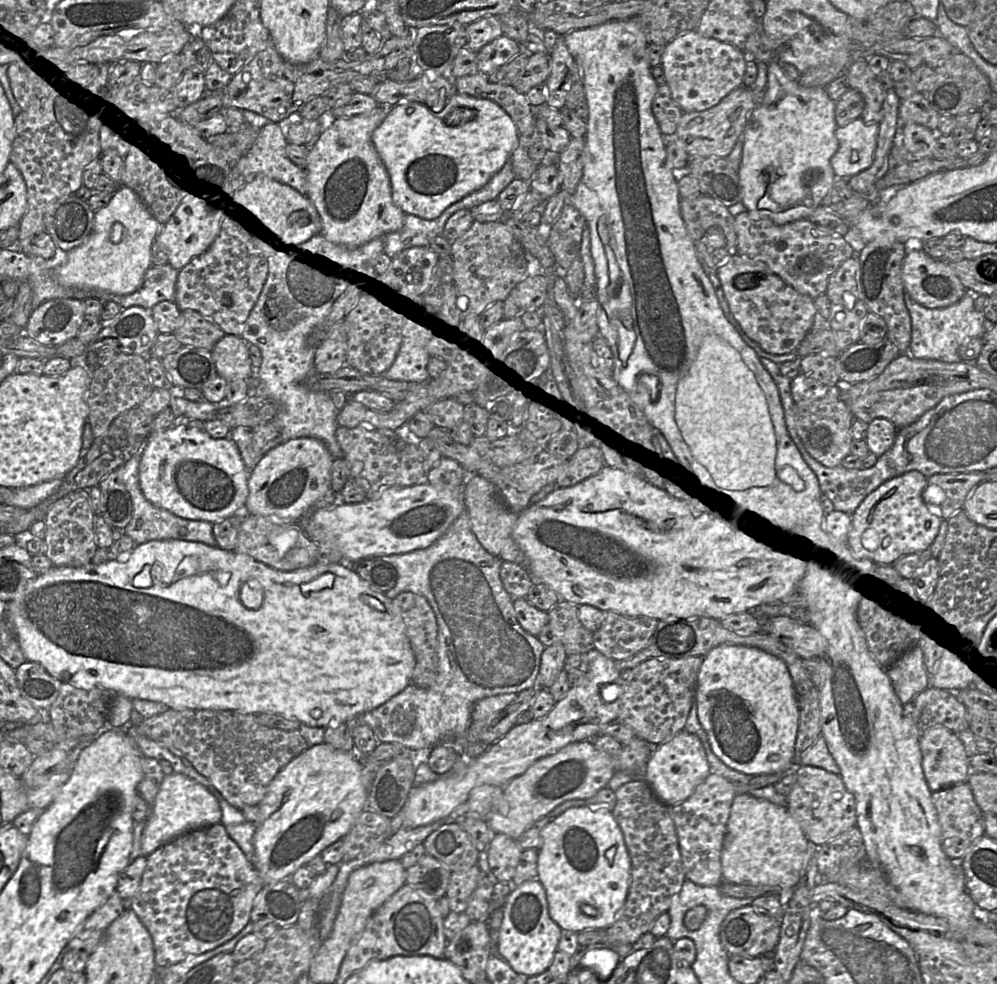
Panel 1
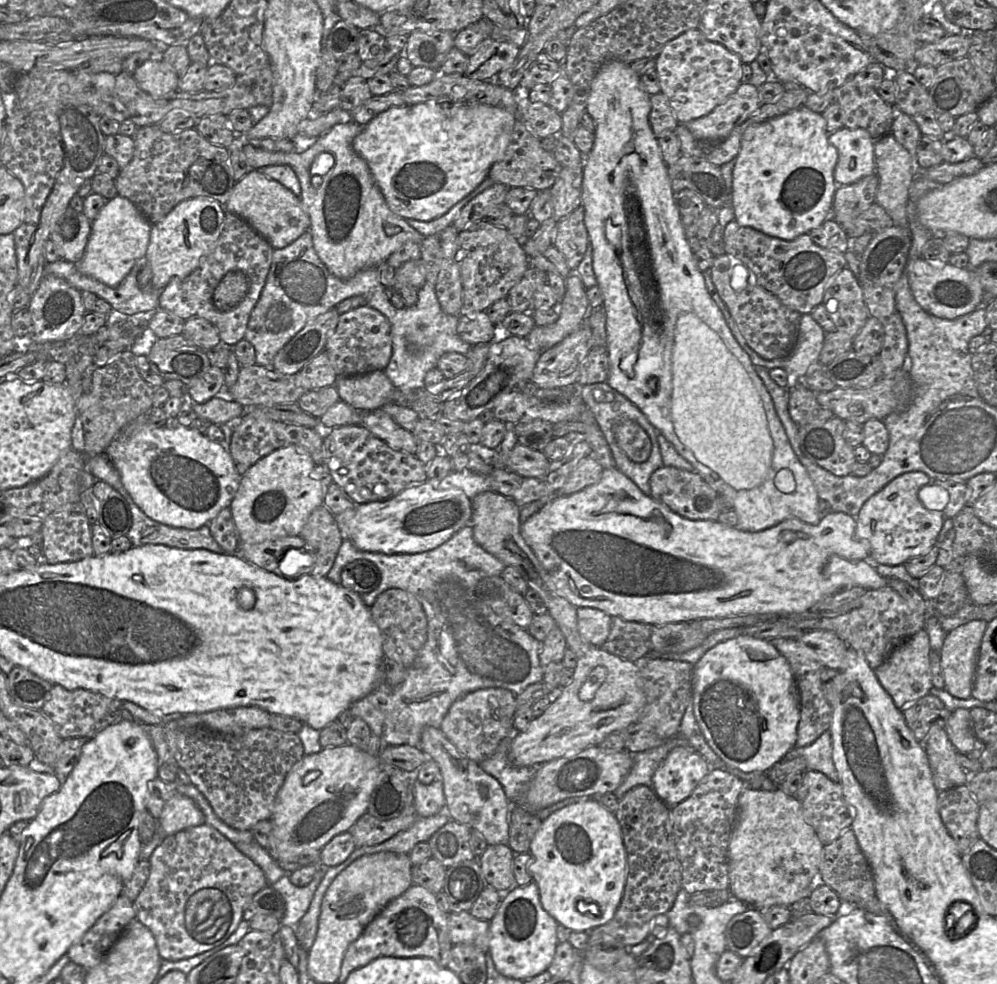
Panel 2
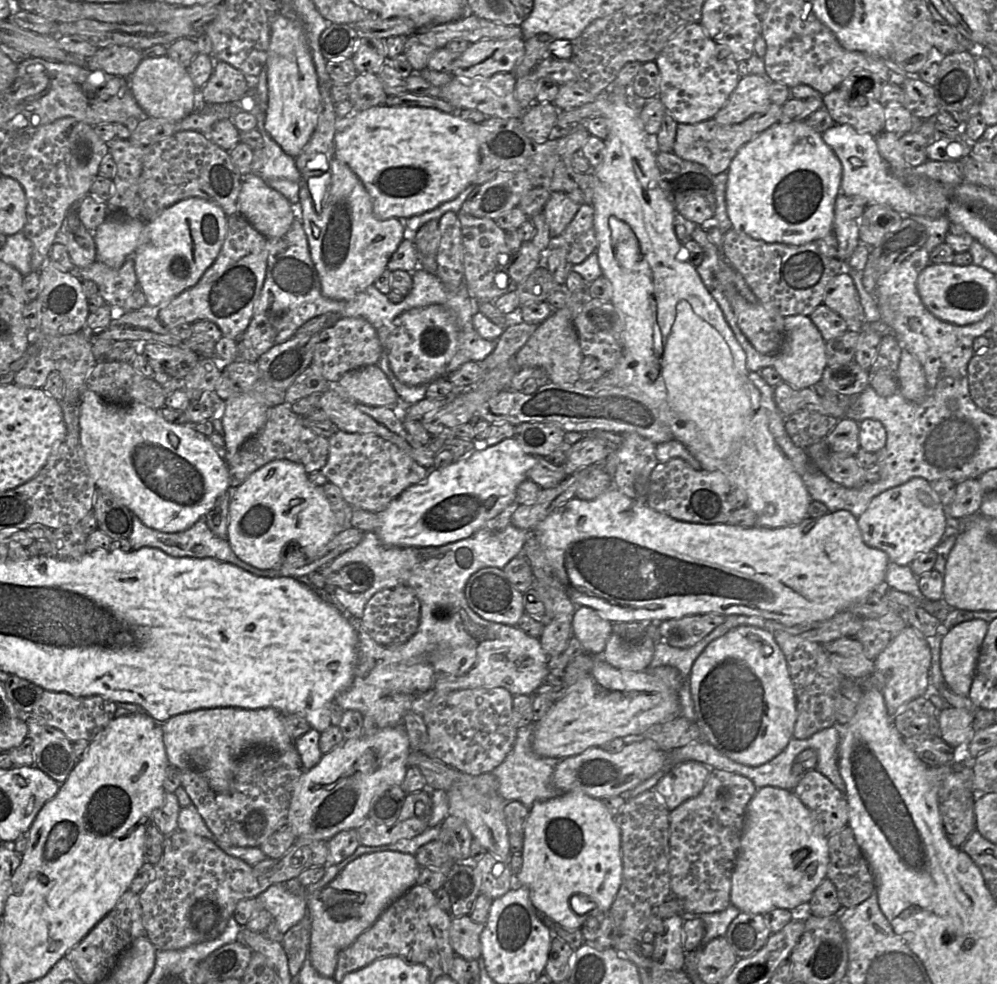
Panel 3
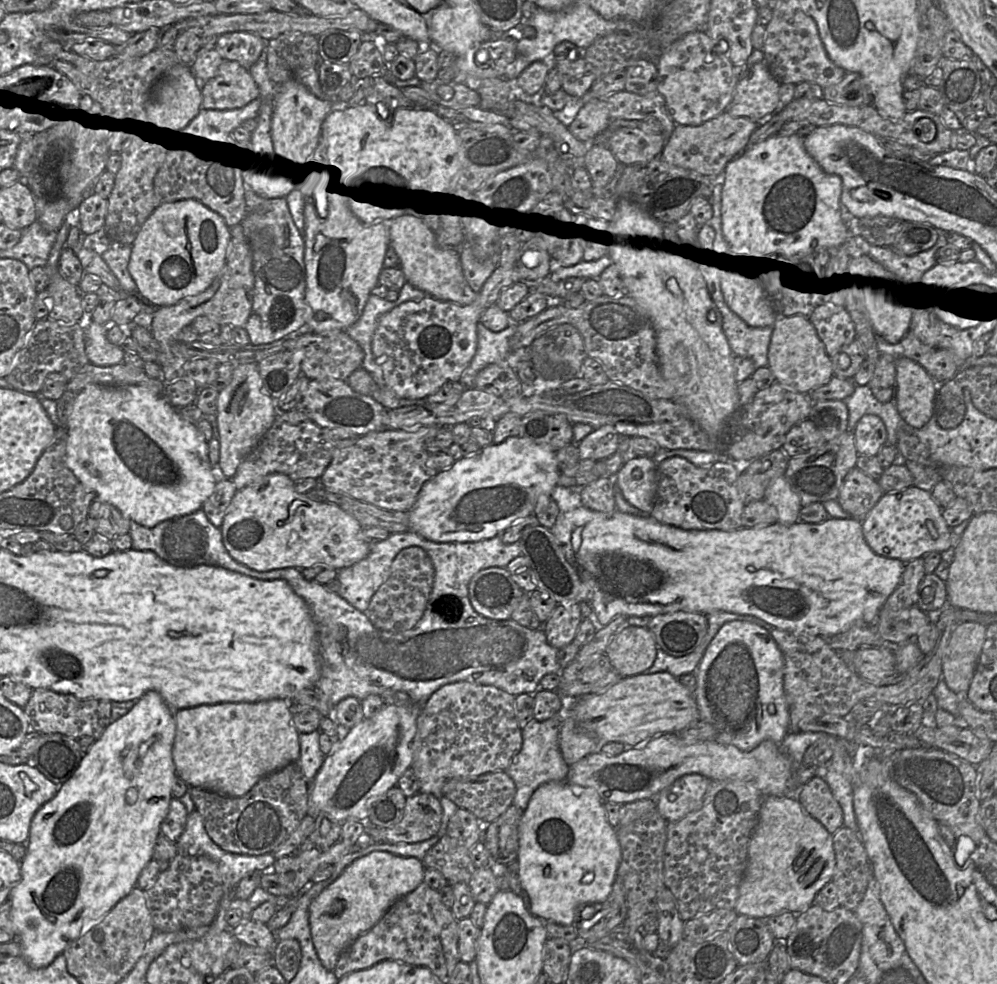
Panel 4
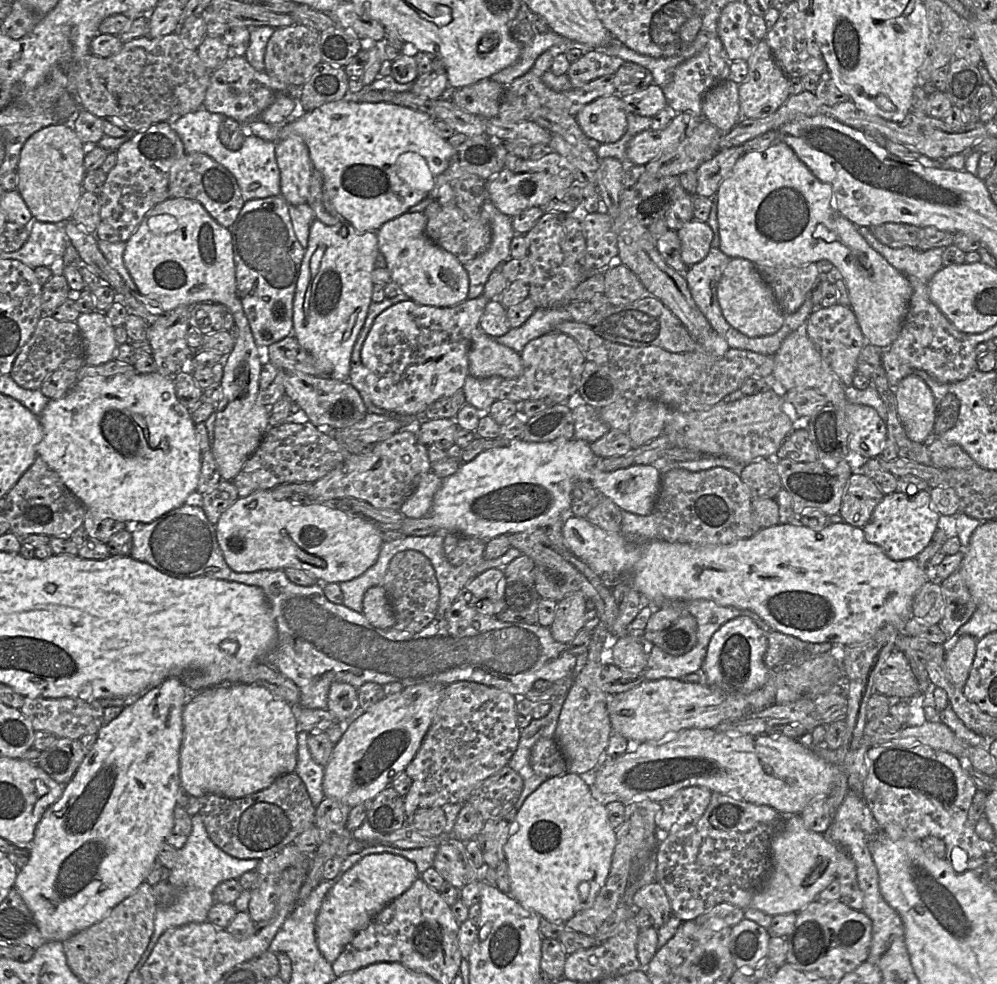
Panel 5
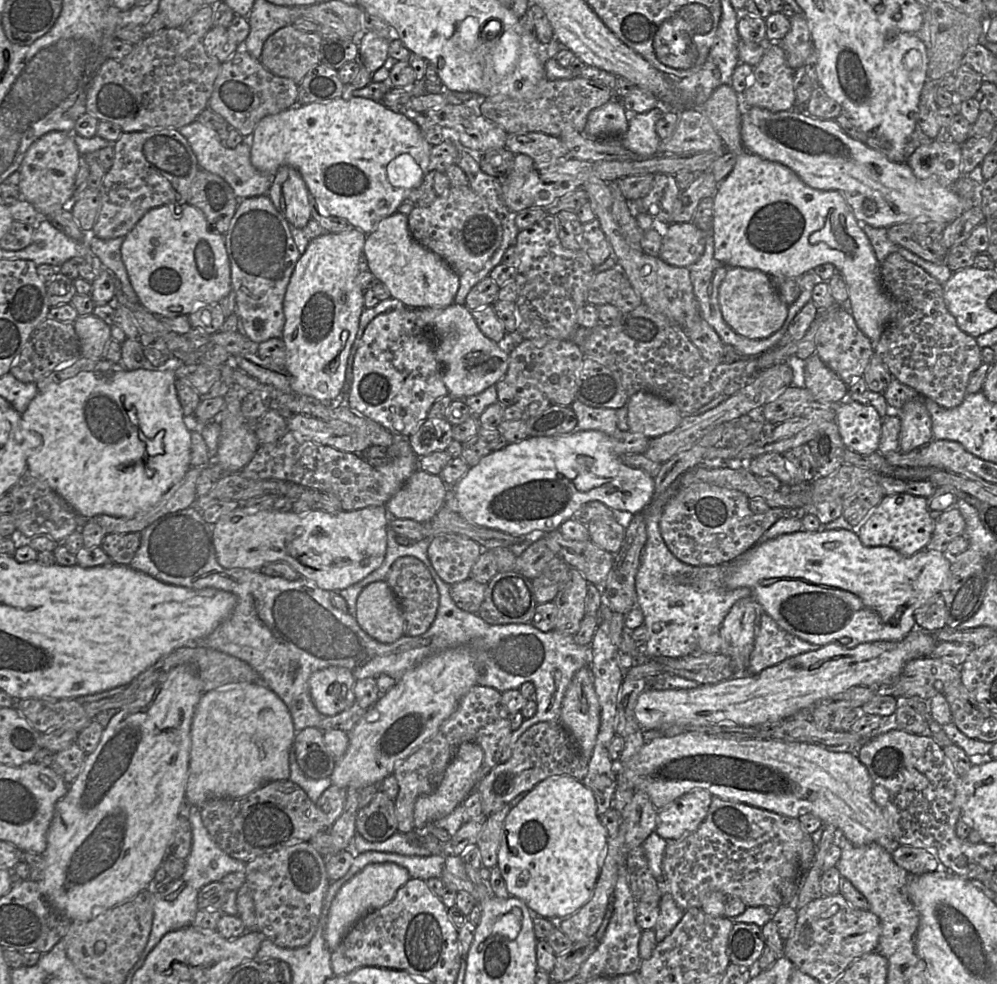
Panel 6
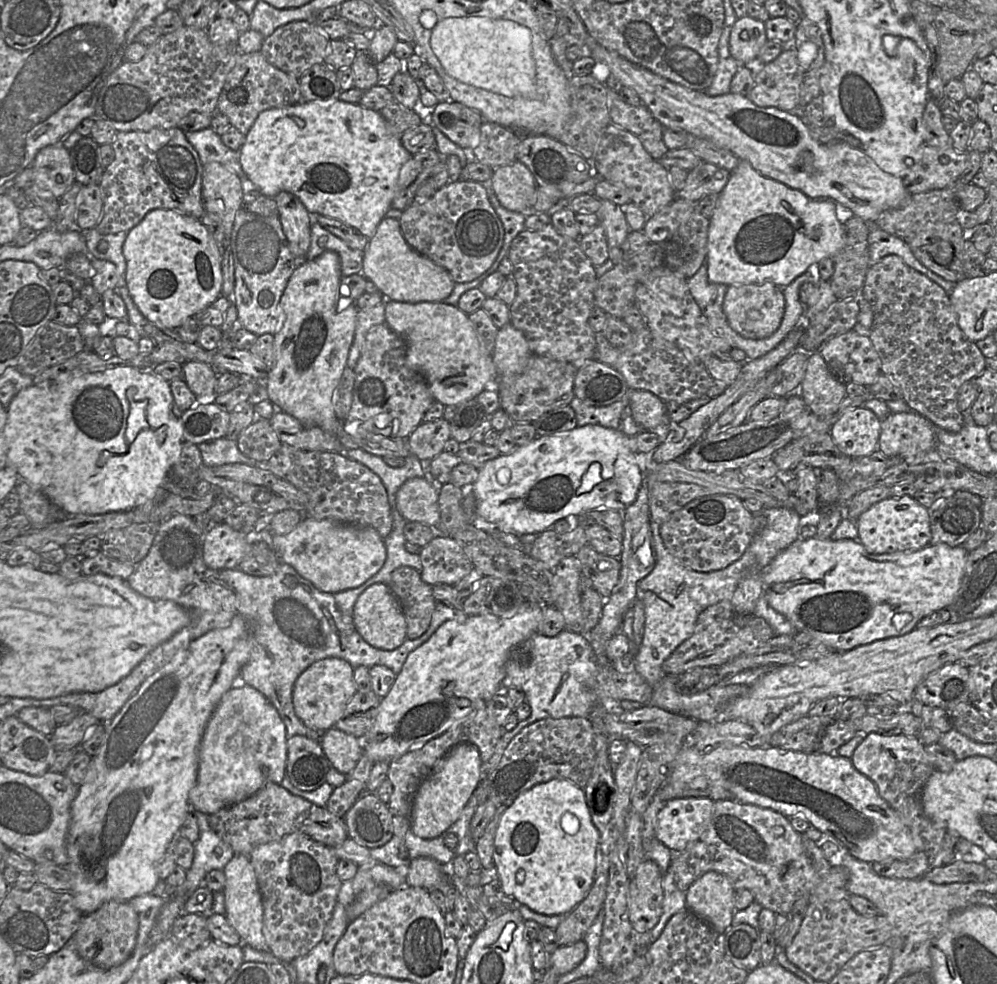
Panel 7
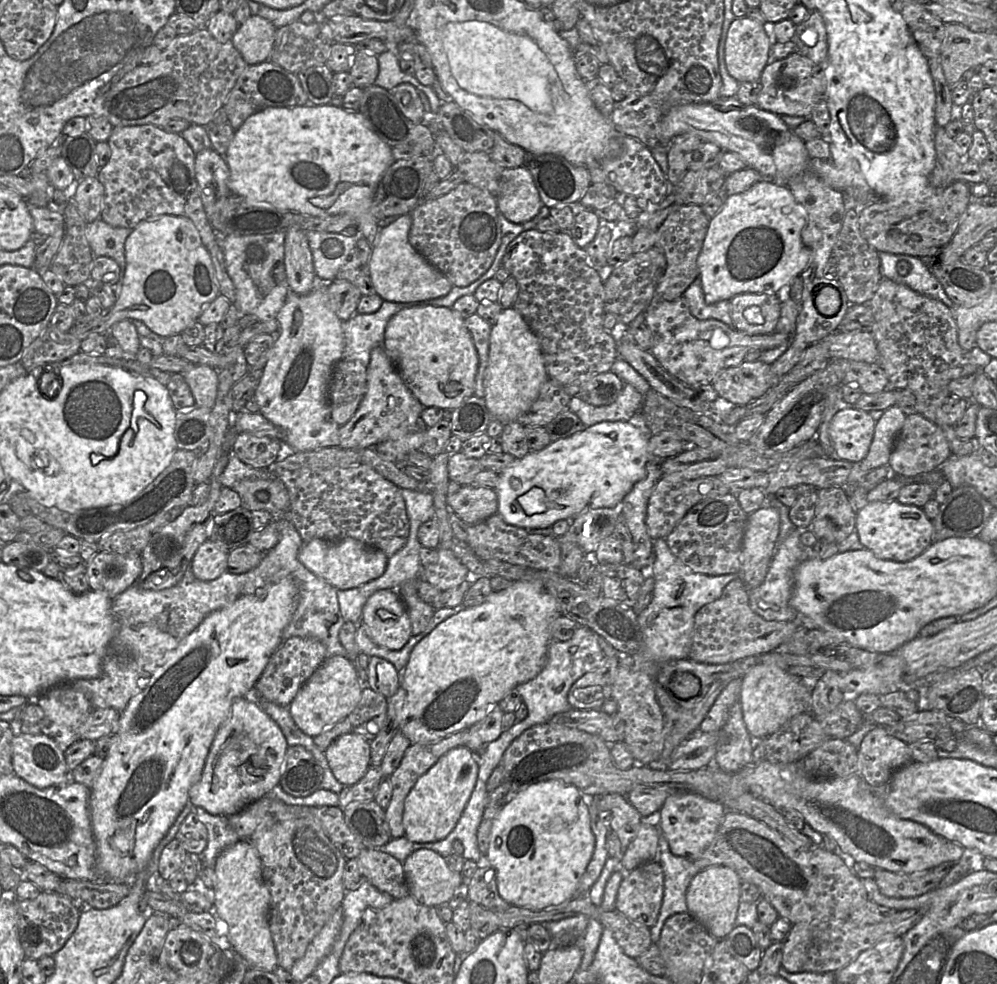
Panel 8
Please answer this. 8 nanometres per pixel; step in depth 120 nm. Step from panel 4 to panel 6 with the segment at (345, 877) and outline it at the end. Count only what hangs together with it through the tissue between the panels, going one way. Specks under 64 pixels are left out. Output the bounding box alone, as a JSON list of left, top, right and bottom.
[325,862,411,951]

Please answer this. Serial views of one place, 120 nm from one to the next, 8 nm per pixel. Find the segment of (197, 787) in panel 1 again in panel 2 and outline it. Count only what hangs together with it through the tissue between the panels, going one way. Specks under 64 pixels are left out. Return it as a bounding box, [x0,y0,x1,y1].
[158,792,205,836]

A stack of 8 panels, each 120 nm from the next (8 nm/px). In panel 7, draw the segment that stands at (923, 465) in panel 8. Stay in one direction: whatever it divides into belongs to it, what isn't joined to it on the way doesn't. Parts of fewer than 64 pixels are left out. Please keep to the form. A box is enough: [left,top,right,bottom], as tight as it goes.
[877,411,936,460]

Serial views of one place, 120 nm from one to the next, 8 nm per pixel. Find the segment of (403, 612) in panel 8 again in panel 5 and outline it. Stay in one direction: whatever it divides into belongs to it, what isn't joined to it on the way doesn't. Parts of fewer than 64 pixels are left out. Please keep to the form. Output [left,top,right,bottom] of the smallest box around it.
[362,586,395,629]

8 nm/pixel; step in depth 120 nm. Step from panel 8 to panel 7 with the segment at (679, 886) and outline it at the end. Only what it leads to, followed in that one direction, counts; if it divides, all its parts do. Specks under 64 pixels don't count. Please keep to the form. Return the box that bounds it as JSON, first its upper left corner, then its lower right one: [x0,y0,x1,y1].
[650,866,687,942]

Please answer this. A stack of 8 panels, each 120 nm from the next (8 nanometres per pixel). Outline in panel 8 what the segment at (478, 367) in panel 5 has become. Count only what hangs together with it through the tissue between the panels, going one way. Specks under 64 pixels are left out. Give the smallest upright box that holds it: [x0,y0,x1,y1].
[382,303,479,411]

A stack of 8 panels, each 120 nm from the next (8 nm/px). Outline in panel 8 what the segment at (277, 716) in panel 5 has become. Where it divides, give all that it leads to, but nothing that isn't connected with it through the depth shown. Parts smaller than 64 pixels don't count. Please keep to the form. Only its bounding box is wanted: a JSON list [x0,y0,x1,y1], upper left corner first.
[189,698,288,816]

